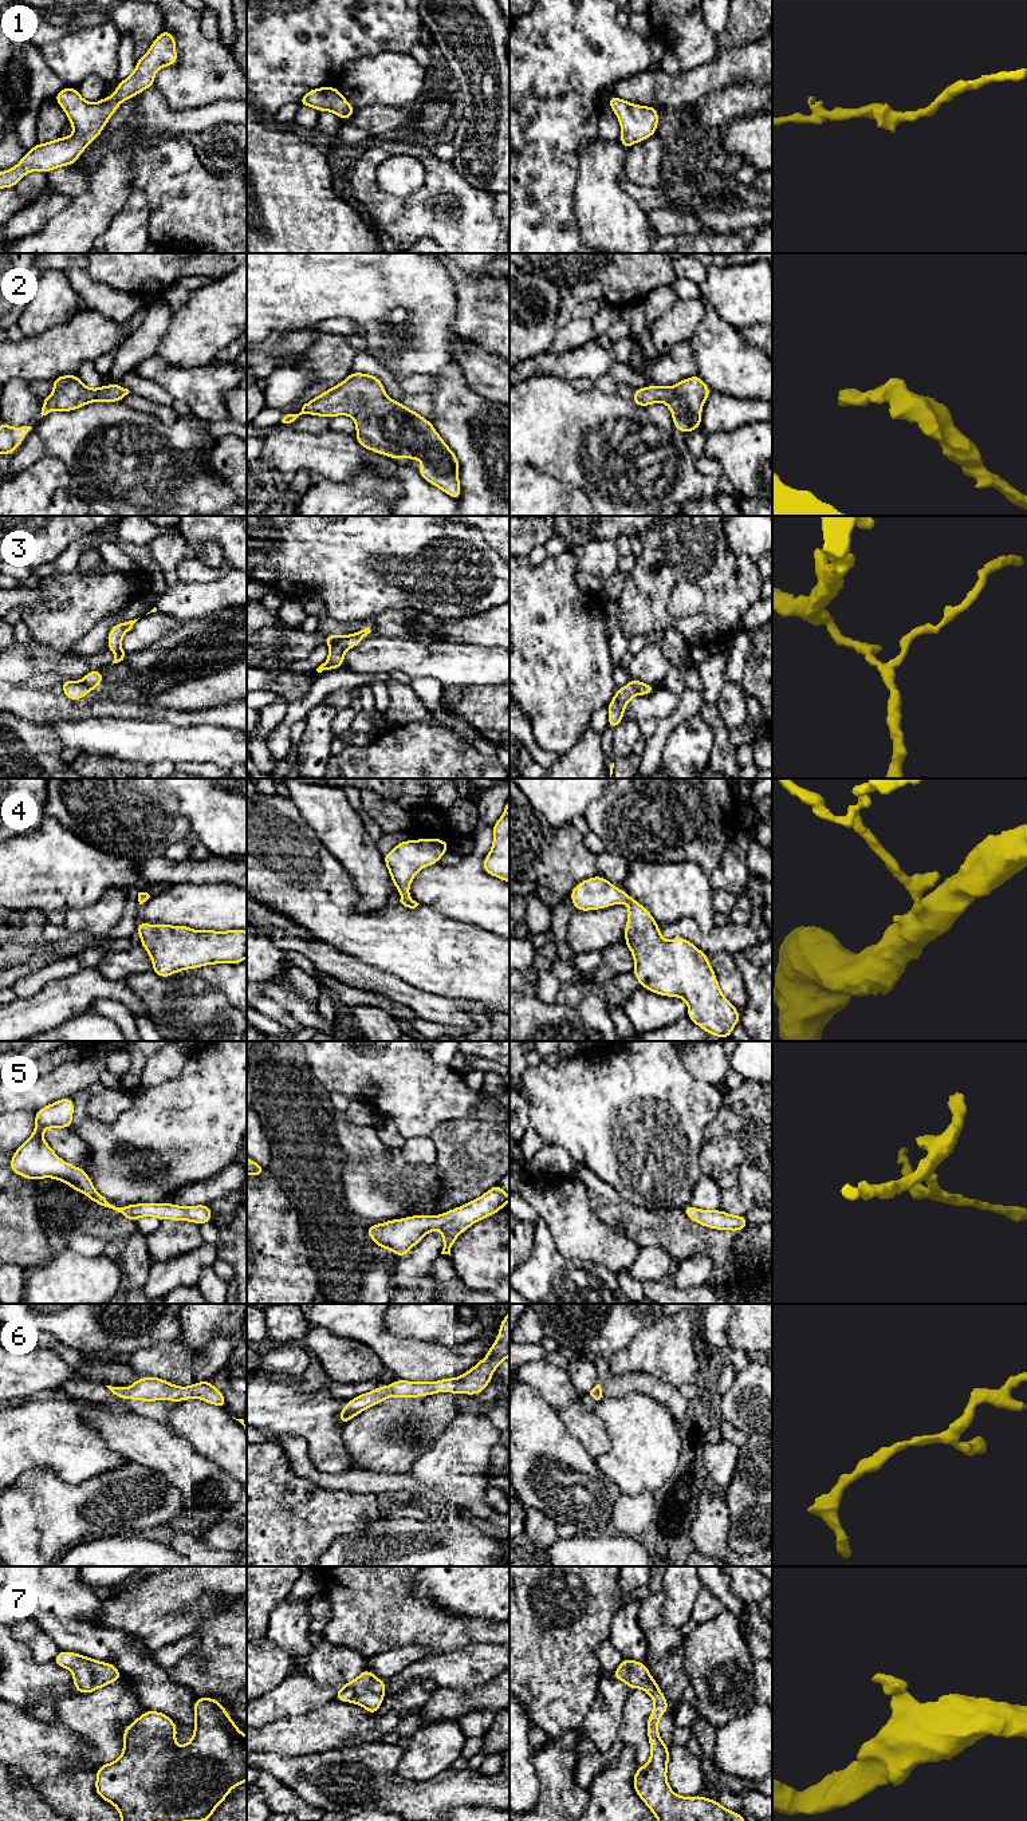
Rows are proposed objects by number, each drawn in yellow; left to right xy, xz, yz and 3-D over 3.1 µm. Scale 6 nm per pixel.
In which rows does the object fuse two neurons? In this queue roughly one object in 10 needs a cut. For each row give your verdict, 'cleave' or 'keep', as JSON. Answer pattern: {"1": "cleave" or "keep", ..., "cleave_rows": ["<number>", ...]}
{"1": "keep", "2": "keep", "3": "cleave", "4": "keep", "5": "keep", "6": "keep", "7": "keep", "cleave_rows": ["3"]}

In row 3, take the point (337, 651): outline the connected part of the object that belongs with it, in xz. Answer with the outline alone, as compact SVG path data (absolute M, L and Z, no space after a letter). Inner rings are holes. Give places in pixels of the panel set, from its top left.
M367 627L365 630L354 632L354 634L349 635L347 638L339 640L338 643L330 646L327 661L323 662L316 669L316 671L322 673L323 670L335 670L338 667L342 667L343 661L345 661L345 653L349 649L358 646L363 640L363 638L370 632L371 632L370 627Z

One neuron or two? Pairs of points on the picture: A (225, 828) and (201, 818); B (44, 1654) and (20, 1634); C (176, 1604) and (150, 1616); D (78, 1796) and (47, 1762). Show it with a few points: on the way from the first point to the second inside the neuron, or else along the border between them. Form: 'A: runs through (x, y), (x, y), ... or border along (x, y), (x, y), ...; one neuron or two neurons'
A: runs through (220, 823), (215, 818), (207, 818); one neuron
B: runs through (39, 1648), (26, 1635); one neuron
C: runs through (169, 1604), (162, 1604), (157, 1609); one neuron
D: runs through (70, 1788), (55, 1770); one neuron

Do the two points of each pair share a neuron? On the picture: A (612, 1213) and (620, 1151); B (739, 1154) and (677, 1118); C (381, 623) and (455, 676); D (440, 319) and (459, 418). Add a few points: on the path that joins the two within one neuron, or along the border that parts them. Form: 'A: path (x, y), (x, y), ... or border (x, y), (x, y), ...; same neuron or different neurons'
A: border (589, 1170), (606, 1182), (624, 1199), (641, 1206); different neurons
B: border (720, 1107), (716, 1116), (704, 1128), (699, 1165); different neurons
C: border (372, 631), (380, 635), (409, 638), (431, 645); different neurons
D: border (455, 358), (432, 375); different neurons

